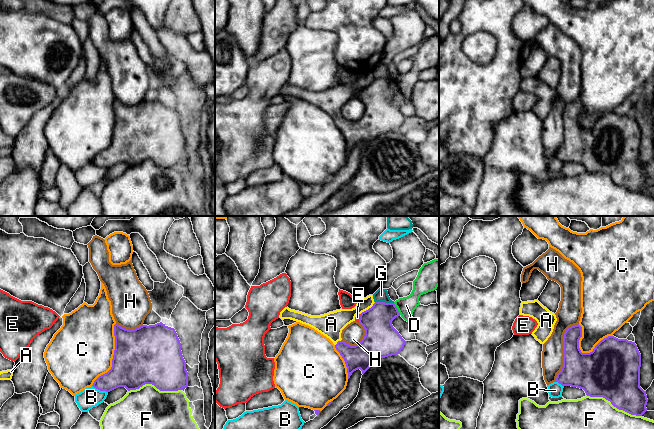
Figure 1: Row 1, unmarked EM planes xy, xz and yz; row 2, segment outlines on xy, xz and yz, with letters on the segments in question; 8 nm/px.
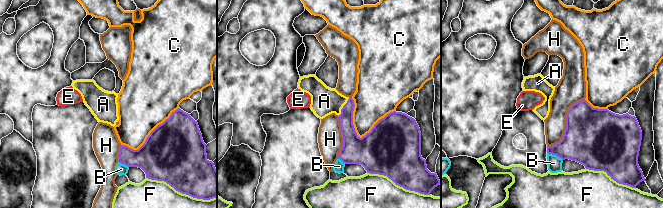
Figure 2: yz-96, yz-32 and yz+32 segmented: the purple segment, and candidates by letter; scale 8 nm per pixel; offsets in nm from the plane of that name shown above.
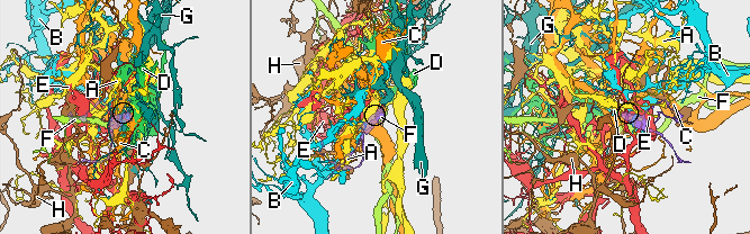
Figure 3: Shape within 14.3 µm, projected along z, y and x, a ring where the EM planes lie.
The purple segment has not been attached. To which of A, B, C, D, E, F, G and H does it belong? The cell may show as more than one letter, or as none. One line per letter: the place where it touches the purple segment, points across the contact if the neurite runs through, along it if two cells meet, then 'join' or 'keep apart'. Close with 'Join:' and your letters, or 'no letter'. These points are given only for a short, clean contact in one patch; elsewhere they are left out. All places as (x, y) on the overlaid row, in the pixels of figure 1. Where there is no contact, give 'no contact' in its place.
A: meets purple in xz at (368, 309); join
B: meets purple in xy at (100, 390); keep apart
C: meets purple in xy at (113, 356); keep apart
D: meets purple in xz at (397, 309); border along xz (393, 303), (400, 314); keep apart
E: meets purple in xz at (360, 318); border along xz (361, 314), (358, 321); keep apart
F: meets purple in yz at (614, 406); keep apart
G: meets purple in xz at (384, 302); border along xz (375, 301), (393, 303); keep apart
H: meets purple in yz at (564, 350); keep apart
Join: A

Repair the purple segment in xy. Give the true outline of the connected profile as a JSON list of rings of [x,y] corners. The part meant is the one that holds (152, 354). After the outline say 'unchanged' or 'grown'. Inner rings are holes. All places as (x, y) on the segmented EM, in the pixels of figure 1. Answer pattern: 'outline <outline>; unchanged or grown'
outline [[[162,322],[149,326],[142,325],[132,330],[115,324],[114,336],[112,367],[94,381],[94,388],[110,392],[118,387],[125,387],[128,391],[136,390],[145,384],[152,384],[160,391],[178,391],[188,387],[186,362],[174,328]]]; unchanged

